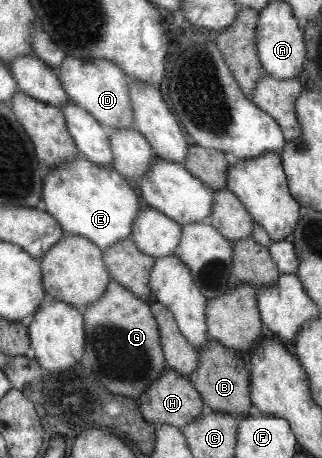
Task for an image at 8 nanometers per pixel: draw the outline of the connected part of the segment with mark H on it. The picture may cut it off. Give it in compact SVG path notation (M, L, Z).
M171 368L163 369L159 380L136 399L144 421L154 427L168 424L182 430L202 413L202 401L192 386Z

